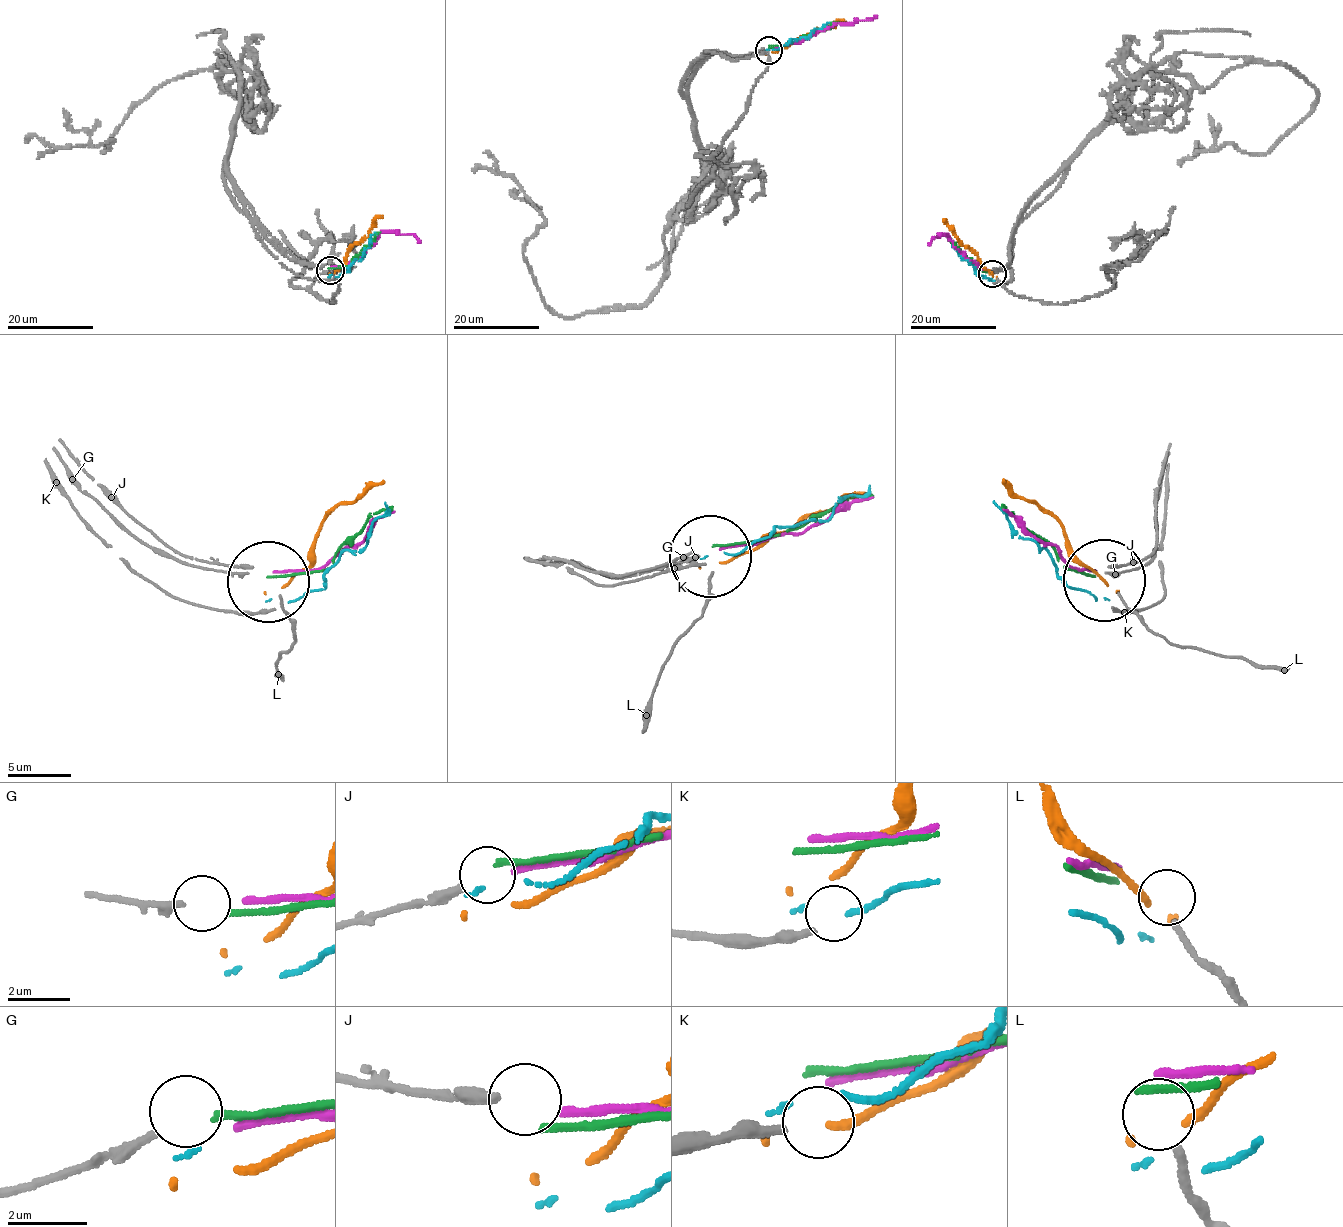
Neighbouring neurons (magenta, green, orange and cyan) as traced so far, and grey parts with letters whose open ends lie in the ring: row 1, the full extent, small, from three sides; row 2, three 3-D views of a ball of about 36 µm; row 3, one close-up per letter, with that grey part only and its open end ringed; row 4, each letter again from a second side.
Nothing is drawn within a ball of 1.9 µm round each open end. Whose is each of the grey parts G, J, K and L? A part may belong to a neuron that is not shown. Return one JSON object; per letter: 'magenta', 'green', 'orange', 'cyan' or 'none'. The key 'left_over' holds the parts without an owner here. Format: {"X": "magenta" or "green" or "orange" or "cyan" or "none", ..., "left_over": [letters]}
{"G": "green", "J": "magenta", "K": "none", "L": "none", "left_over": ["K", "L"]}

